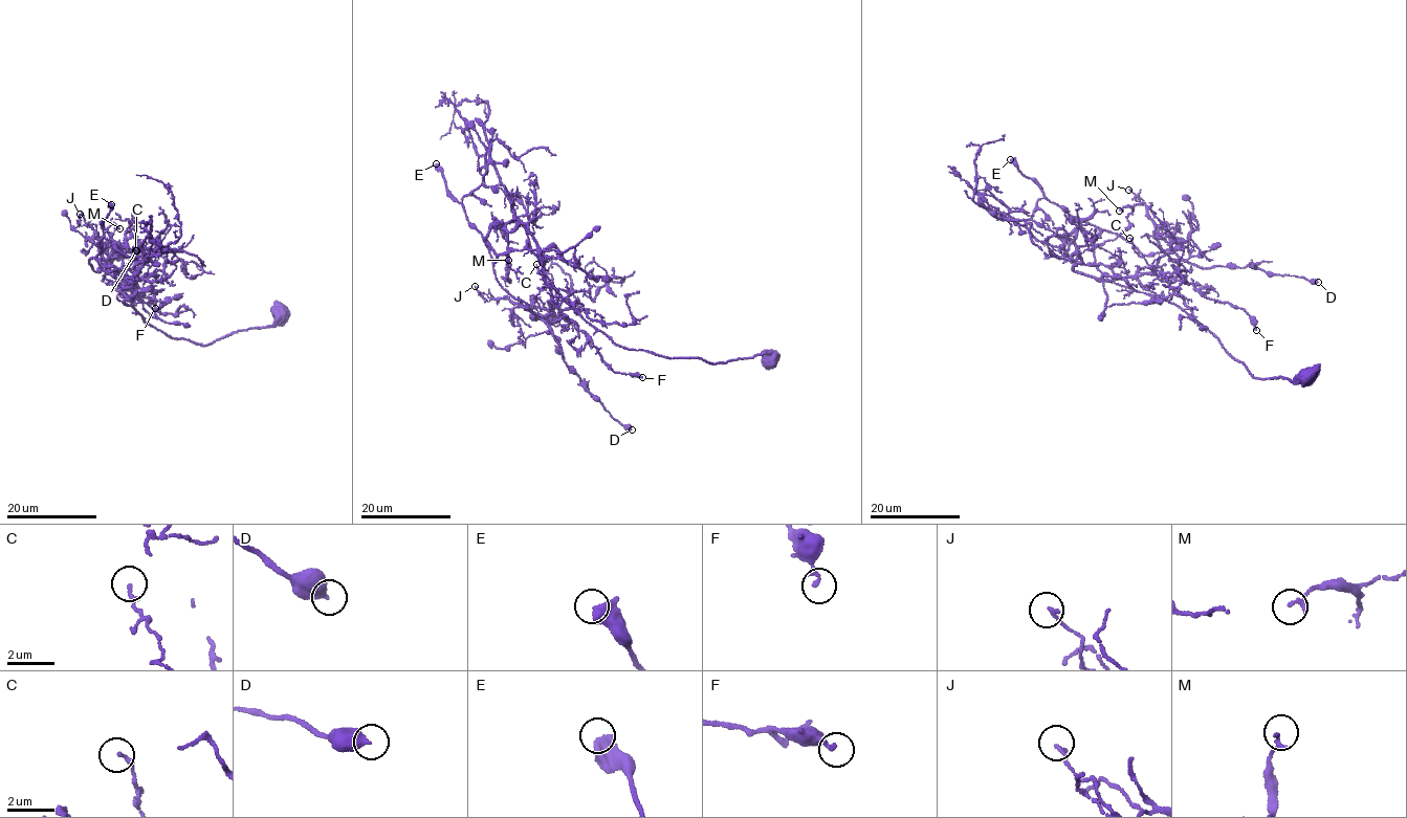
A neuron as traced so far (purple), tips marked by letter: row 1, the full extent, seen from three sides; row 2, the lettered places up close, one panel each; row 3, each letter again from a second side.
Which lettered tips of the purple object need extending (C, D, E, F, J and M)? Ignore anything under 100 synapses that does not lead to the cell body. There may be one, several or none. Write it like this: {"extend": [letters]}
{"extend": []}

